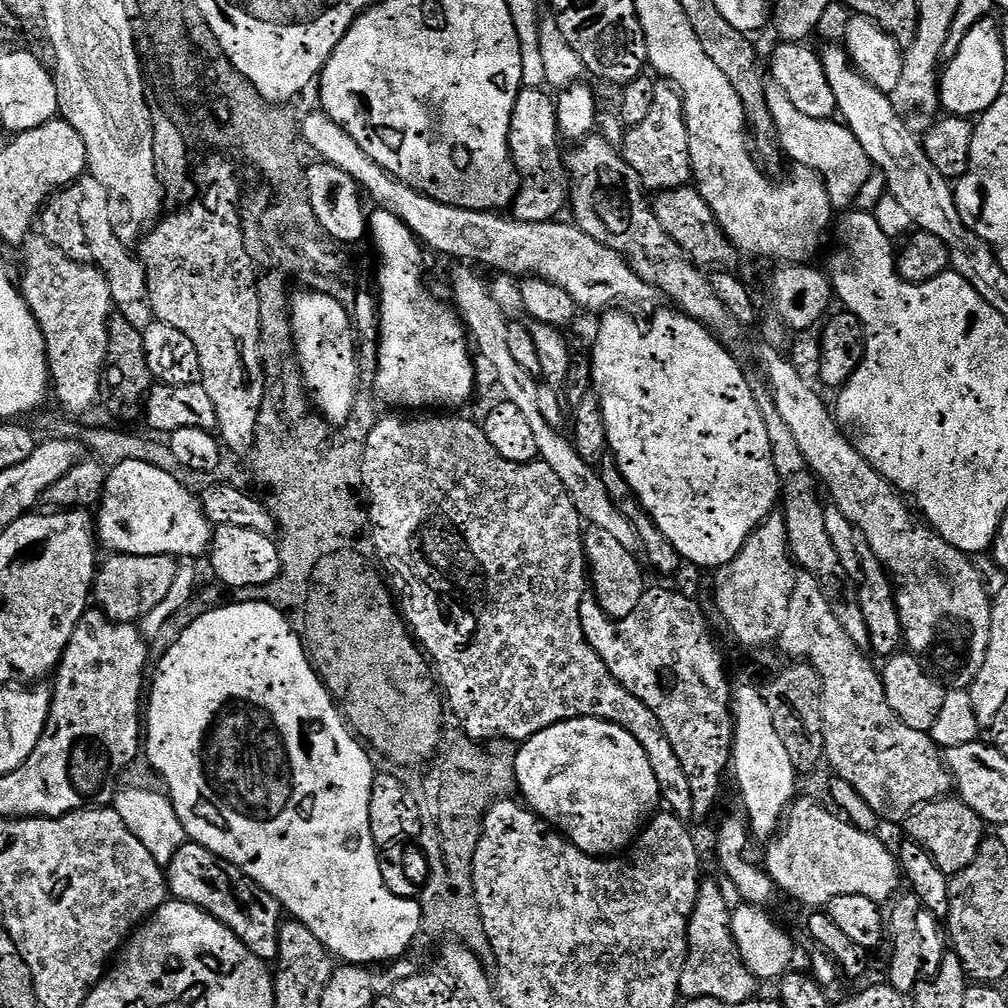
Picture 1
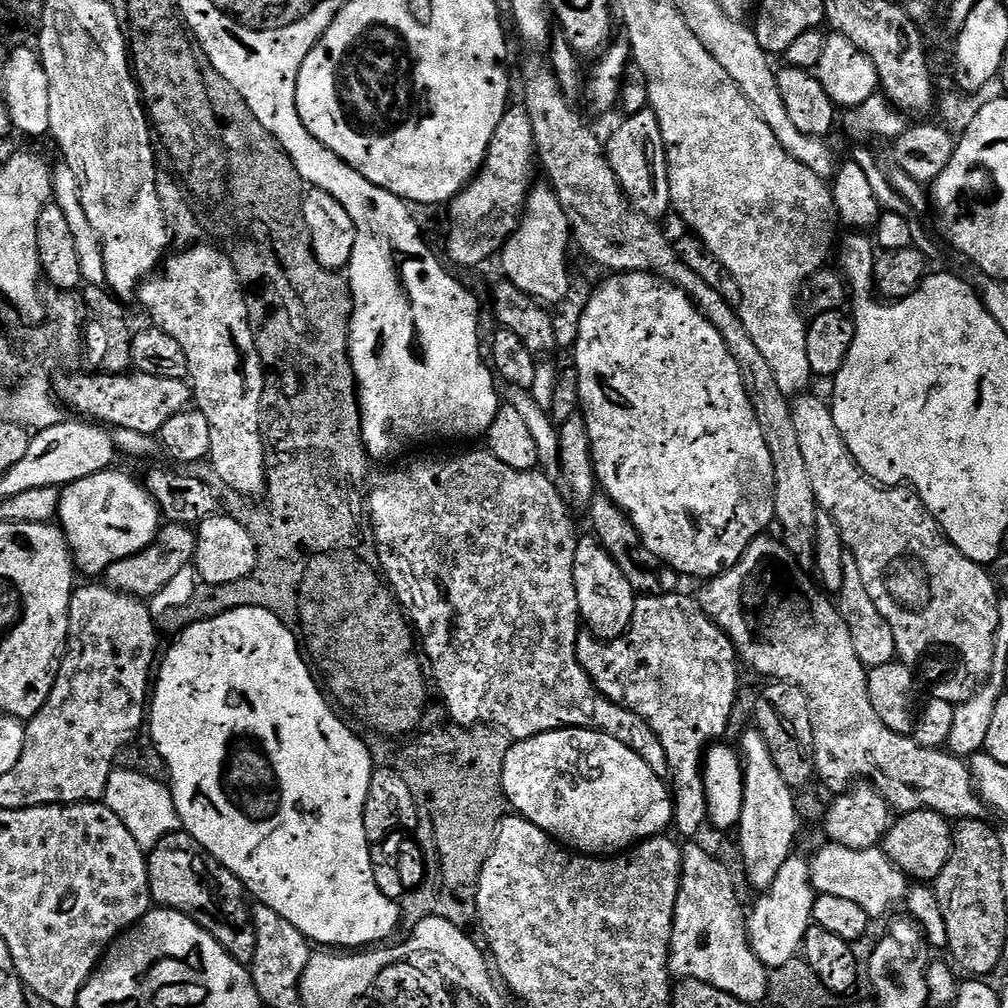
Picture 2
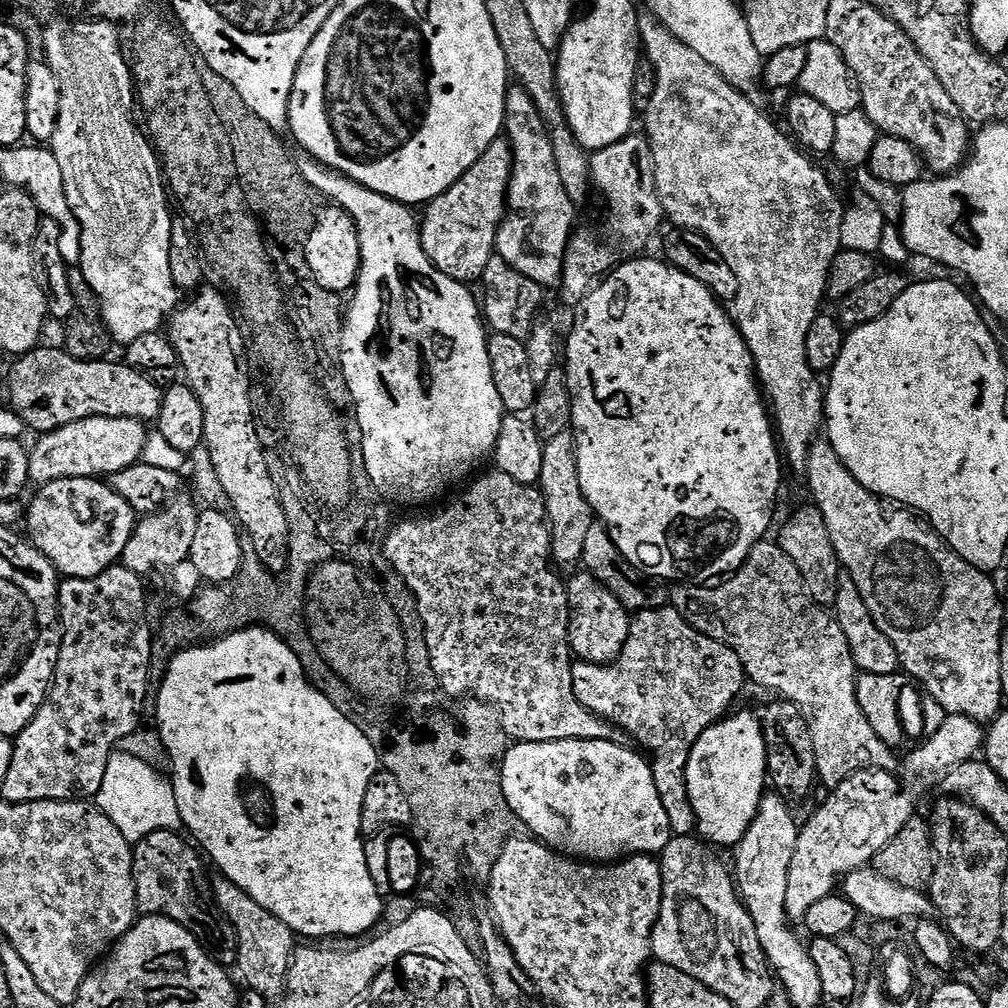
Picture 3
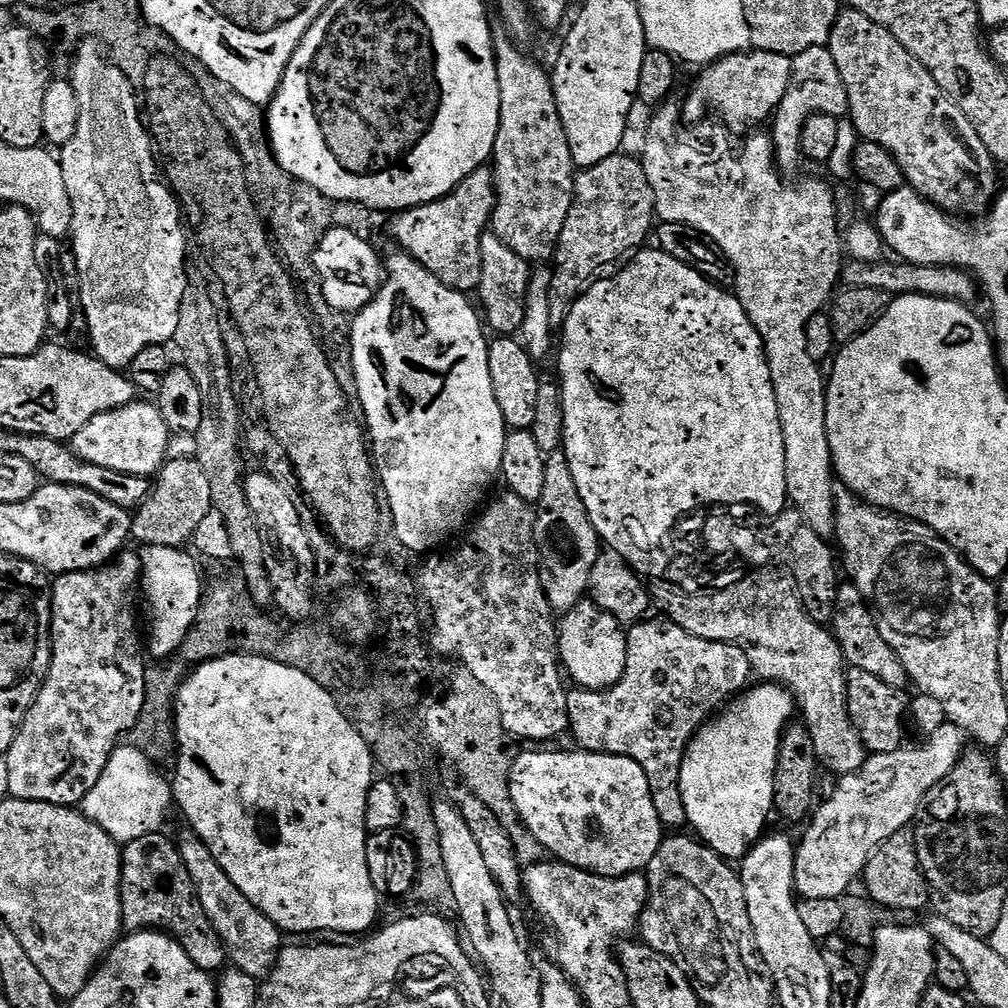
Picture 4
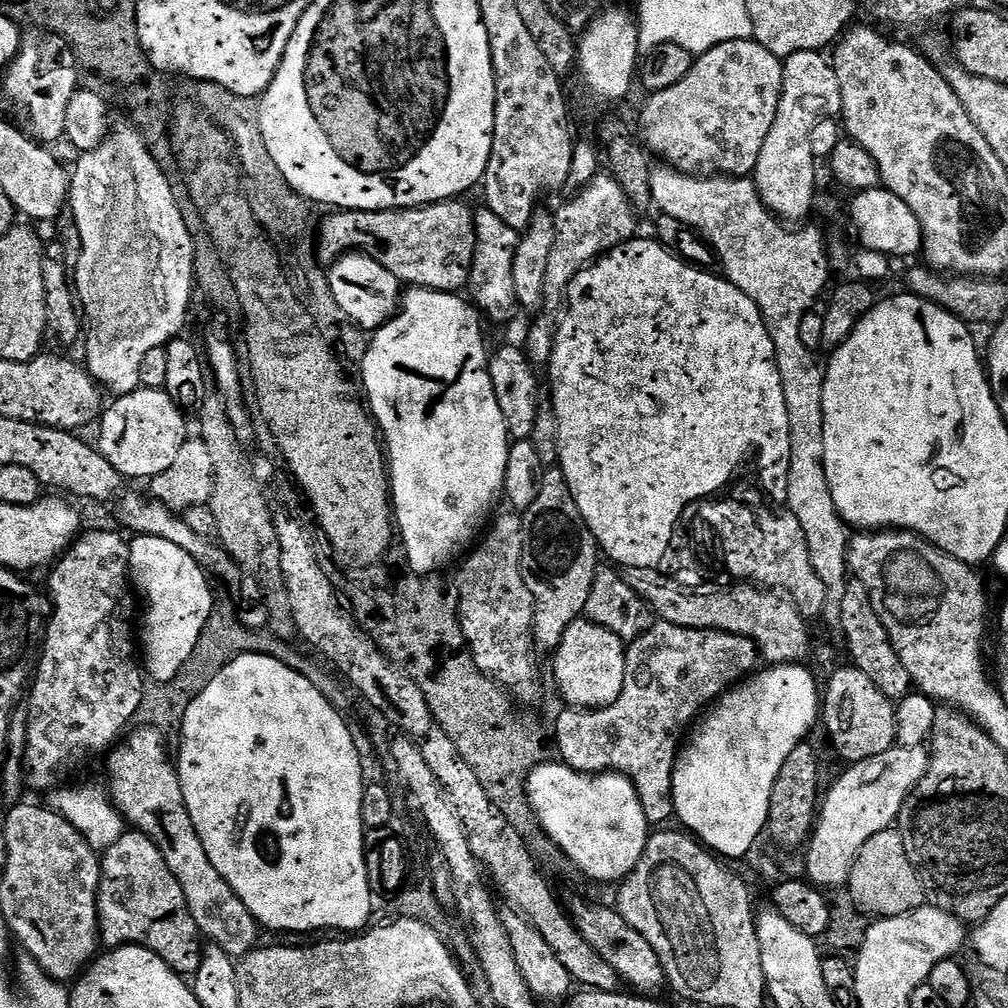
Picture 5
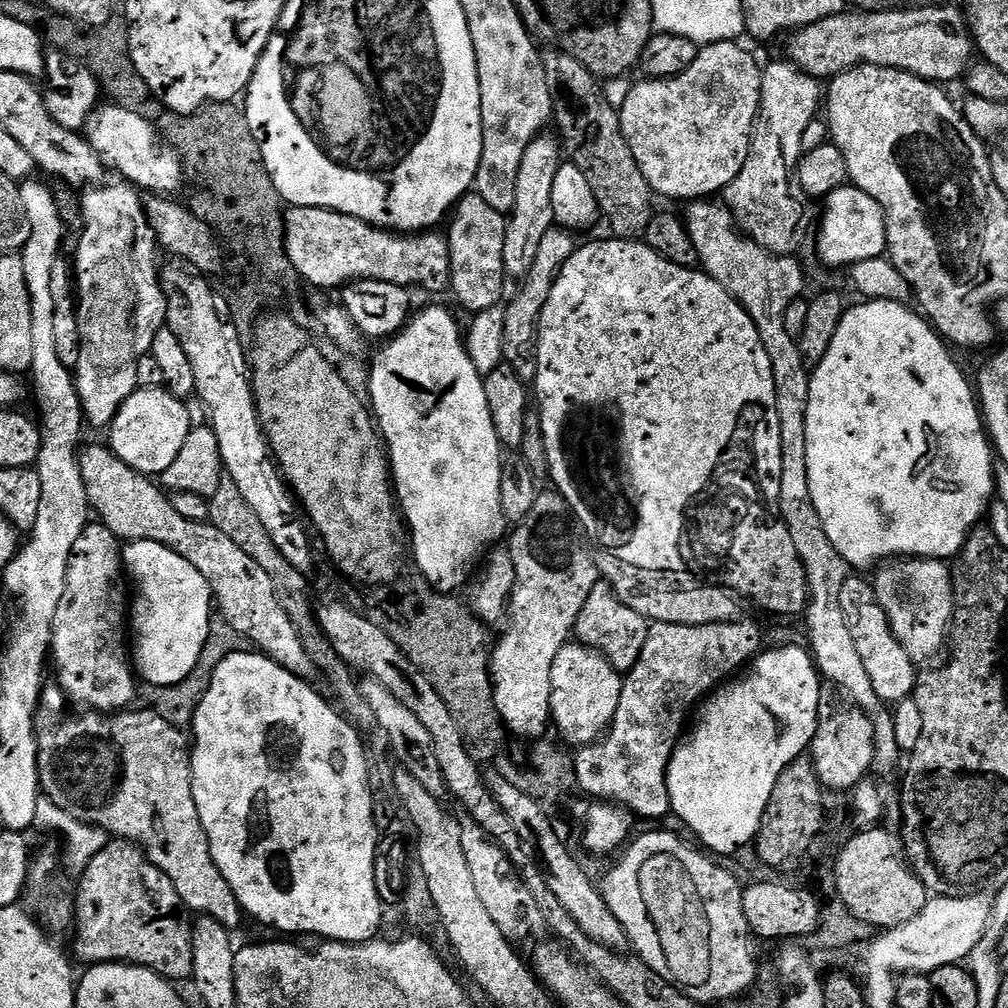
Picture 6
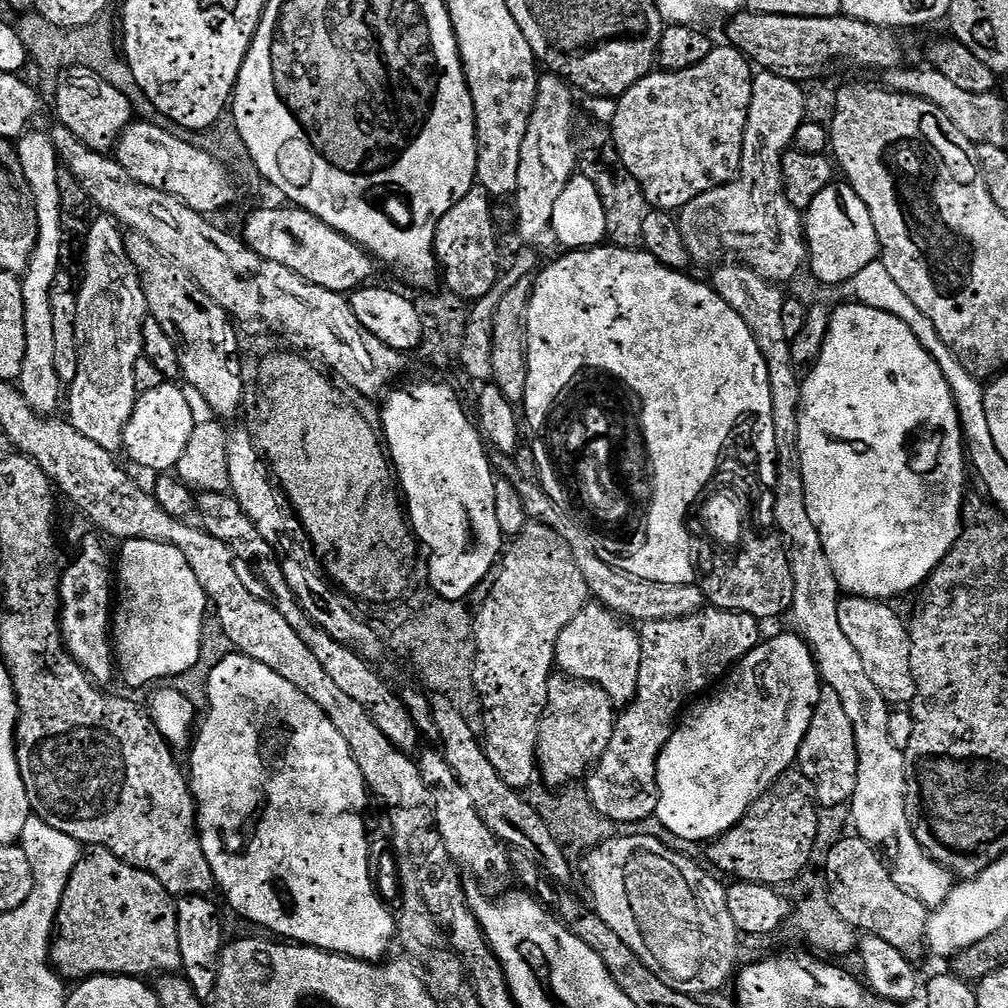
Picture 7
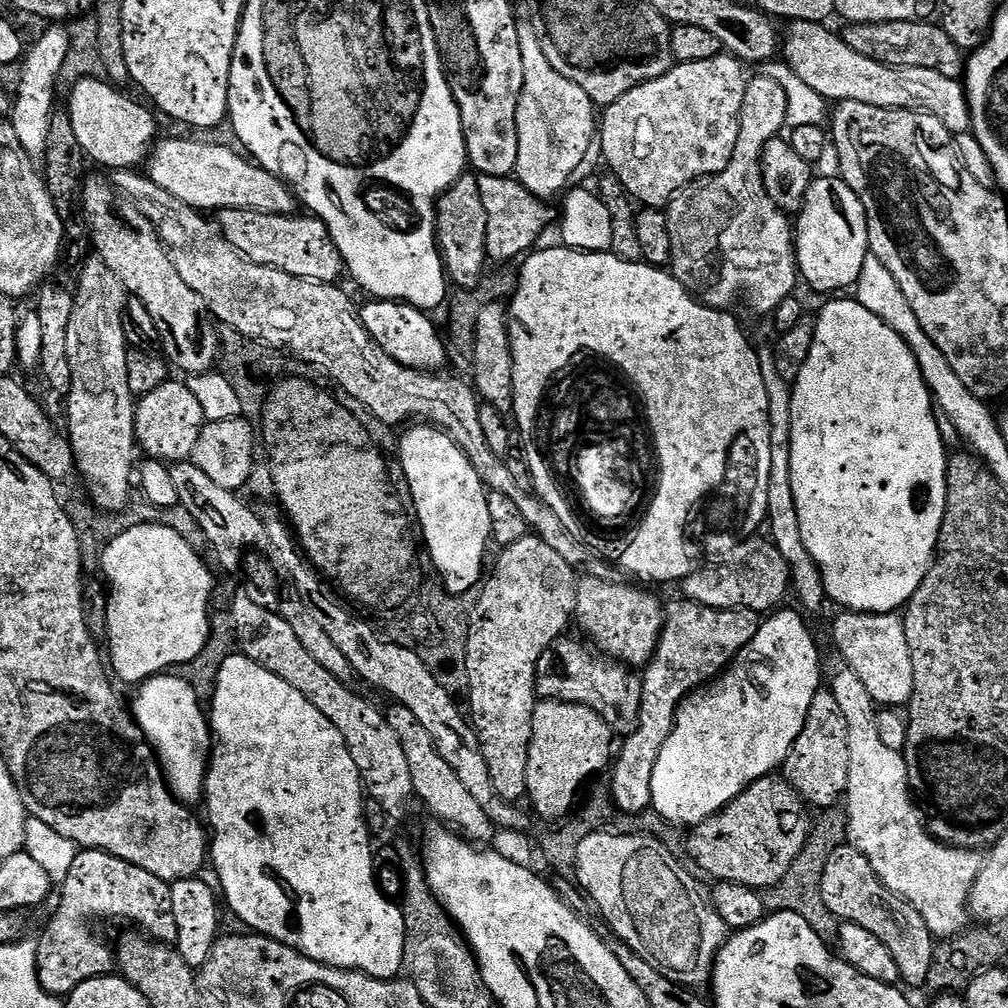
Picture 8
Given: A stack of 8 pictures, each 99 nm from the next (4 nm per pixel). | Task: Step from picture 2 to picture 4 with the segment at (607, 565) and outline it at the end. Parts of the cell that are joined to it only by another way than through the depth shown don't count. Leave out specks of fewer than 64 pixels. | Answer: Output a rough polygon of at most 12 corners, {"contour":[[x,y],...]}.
{"contour":[[590,598],[559,617],[563,671],[602,692],[622,678],[625,625]]}

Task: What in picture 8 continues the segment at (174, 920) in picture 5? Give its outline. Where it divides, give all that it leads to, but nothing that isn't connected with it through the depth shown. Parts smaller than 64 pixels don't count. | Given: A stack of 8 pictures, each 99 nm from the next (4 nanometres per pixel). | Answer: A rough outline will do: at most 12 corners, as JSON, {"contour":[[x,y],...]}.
{"contour":[[77,851],[36,940],[38,982],[67,998],[107,976],[91,920],[129,920],[175,945],[169,881]]}

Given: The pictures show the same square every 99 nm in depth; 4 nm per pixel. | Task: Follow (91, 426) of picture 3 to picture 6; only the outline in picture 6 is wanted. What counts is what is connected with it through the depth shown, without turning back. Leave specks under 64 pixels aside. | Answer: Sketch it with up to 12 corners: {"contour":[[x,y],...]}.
{"contour":[[137,387],[112,419],[112,453],[159,477],[194,427],[185,401]]}

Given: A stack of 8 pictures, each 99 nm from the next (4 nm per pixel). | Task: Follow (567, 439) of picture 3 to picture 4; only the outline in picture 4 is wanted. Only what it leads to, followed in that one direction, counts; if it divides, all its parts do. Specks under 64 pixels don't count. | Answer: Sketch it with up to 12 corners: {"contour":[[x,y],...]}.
{"contour":[[562,450],[534,511],[553,613],[589,595],[602,541]]}

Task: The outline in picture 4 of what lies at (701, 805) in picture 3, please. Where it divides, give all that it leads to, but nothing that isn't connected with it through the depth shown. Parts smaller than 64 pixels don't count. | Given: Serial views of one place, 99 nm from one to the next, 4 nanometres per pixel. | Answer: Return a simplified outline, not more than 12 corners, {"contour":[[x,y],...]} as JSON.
{"contour":[[749,687],[701,724],[680,793],[729,862],[765,835],[794,697]]}

